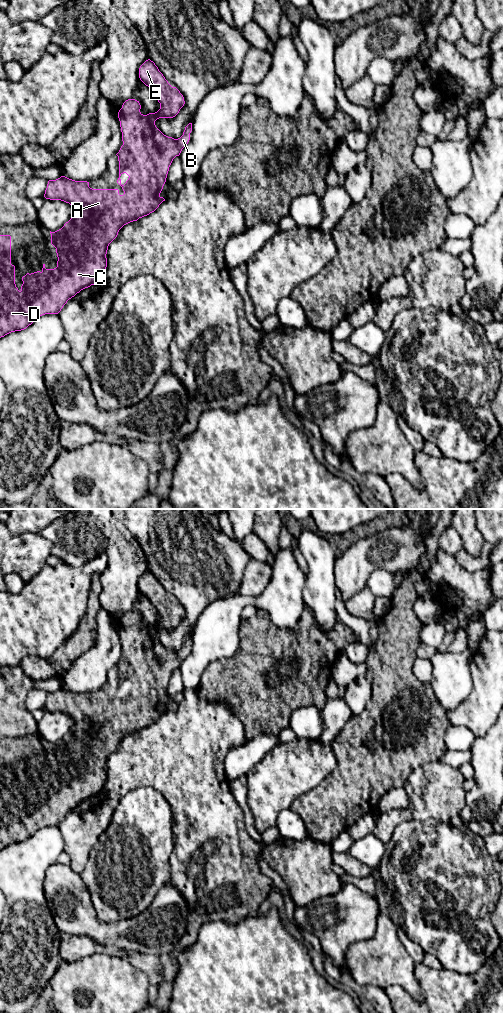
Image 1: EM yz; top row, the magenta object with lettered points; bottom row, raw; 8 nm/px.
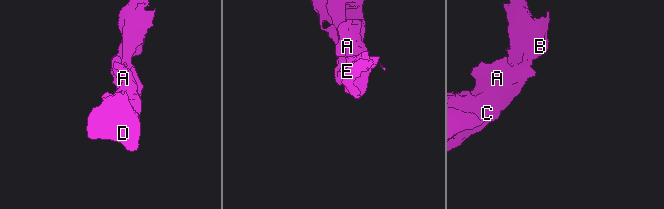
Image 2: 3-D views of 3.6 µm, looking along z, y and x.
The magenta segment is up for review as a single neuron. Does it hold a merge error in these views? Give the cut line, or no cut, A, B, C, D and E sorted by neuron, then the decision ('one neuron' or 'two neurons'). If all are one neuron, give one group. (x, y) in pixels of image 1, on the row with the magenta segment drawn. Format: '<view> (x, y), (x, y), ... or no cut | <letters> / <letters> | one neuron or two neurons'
no cut | A B C D E | one neuron

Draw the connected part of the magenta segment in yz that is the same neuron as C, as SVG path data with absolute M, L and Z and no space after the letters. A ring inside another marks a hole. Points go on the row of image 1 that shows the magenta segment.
M150 59L146 60L139 68L140 80L150 88L160 103L160 109L155 113L143 115L140 112L141 105L135 99L126 100L118 112L122 132L123 145L116 154L119 161L119 178L117 183L122 187L124 194L120 195L118 189L92 189L87 181L75 181L65 176L56 180L49 180L44 197L50 200L61 200L73 206L73 215L64 226L51 232L51 244L56 248L58 257L57 267L46 269L43 264L42 271L27 273L22 277L23 284L19 291L15 284L15 266L11 264L11 236L0 235L0 338L5 335L26 329L38 317L45 314L58 314L69 299L81 290L94 285L101 280L107 267L107 250L109 244L117 237L119 230L126 224L137 221L139 218L154 212L165 201L160 193L166 182L169 167L176 156L190 140L192 123L189 123L183 135L174 139L164 135L155 125L159 118L173 118L184 106L183 95L176 87L172 87L165 79L158 67ZM126 173L129 178L124 185L121 184L120 176Z

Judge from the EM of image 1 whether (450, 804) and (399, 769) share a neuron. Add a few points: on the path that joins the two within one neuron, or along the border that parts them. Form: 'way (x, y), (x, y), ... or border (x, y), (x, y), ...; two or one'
border (415, 768), (409, 775), (404, 787); two

